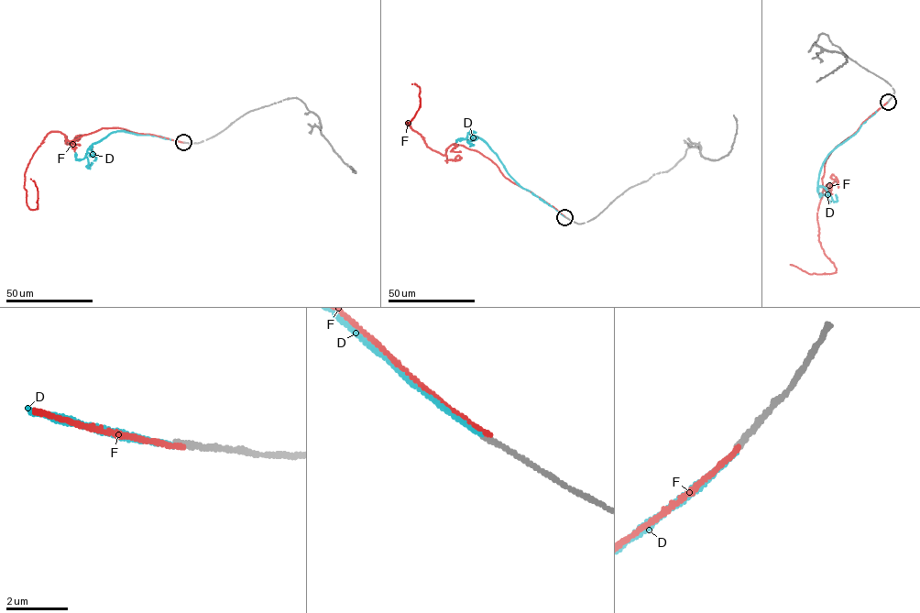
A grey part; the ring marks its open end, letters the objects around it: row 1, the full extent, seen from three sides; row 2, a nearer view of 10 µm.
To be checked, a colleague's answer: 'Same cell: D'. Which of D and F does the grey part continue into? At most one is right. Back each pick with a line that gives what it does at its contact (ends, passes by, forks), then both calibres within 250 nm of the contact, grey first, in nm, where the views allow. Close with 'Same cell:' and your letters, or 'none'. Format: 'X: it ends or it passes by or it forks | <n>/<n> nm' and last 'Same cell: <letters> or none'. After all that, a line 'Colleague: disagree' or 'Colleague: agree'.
D: it ends | 170/140 nm
Same cell: D
Colleague: agree

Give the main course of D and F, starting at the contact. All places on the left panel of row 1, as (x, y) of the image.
D: (184, 142), (118, 130), (89, 148), (87, 167), (92, 162)
F: (184, 142), (116, 127), (70, 141), (50, 132), (25, 173), (27, 205), (34, 210), (38, 191), (30, 179)

